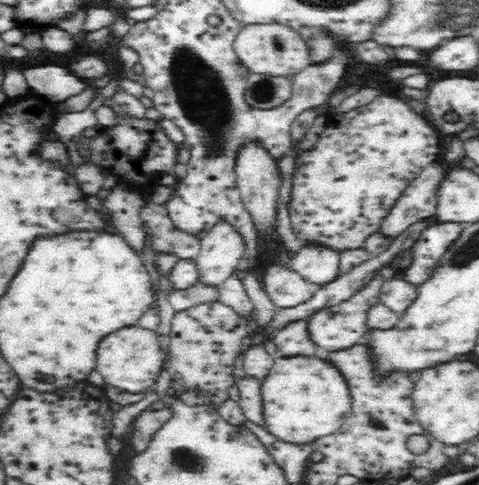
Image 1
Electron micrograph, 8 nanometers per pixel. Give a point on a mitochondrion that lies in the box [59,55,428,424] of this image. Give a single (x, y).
(264, 91)

